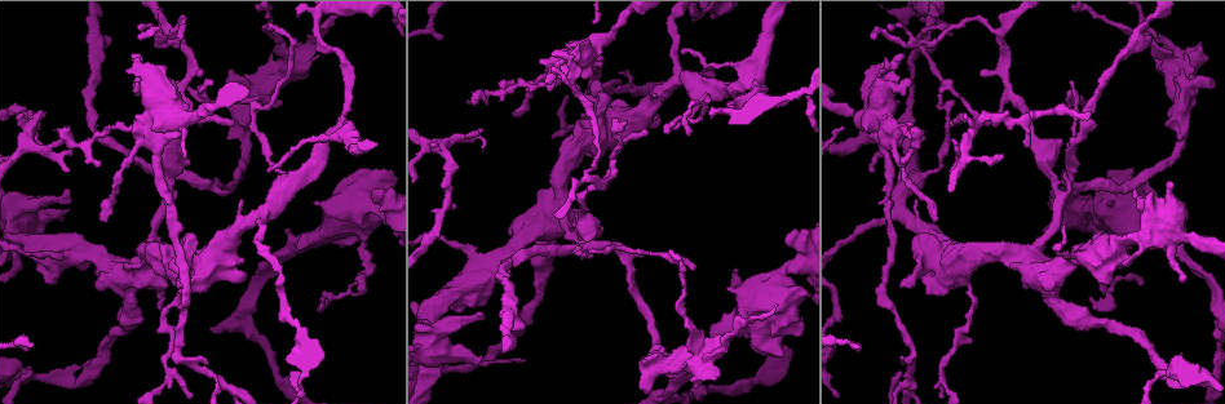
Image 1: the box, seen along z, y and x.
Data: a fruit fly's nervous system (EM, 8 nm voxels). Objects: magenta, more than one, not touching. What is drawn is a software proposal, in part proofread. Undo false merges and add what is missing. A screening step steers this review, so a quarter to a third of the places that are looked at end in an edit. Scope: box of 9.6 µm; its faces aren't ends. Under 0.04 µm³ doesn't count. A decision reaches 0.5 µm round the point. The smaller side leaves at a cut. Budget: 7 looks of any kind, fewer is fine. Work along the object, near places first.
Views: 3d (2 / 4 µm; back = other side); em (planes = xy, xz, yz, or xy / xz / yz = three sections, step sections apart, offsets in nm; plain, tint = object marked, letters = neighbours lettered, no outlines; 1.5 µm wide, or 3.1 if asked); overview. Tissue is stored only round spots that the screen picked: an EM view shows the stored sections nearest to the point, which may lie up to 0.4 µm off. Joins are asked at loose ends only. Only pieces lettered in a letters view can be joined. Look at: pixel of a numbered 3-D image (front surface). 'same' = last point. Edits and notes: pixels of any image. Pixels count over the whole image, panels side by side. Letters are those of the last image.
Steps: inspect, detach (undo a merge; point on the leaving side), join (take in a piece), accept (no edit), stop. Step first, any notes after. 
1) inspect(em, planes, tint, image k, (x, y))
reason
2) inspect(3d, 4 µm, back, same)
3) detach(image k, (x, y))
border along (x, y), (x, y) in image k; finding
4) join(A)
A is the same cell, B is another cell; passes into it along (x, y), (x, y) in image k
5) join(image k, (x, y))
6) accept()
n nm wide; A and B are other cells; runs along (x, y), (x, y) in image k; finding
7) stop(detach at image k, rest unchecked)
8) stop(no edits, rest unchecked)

inspect(3d, 2 µm, image 1, (732, 110))
abrupt turn

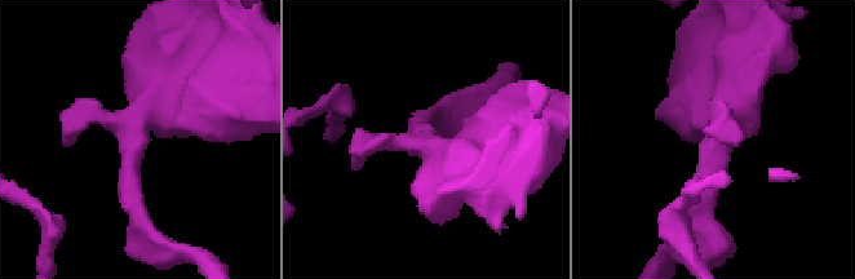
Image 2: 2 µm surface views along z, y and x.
inspect(em, planes, tint, image 2, (717, 152))
arms of 180, 400 nm; shape alone is not enough

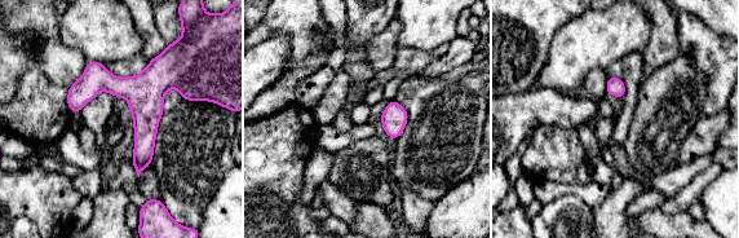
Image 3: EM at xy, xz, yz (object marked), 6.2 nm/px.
inspect(em, planes, letters, same)

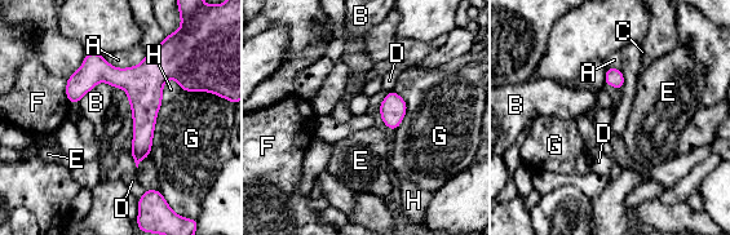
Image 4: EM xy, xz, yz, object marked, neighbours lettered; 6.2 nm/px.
accept()
160 nm wide; A, B, C, D, E, F, G and H are other cells; border along (181, 89), (209, 91), (233, 103) in image 4; continuous, no second cell

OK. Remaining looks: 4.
inspect(3d, 4 µm, image 1, (963, 283))
sharp bend

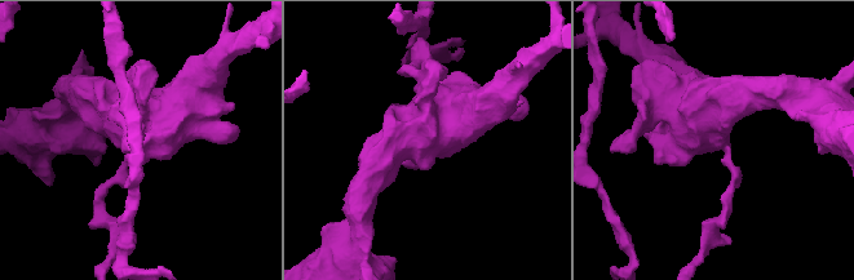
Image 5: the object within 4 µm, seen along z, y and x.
inspect(em, yz, step 4, tint, image 5, (722, 143))
need the tissue

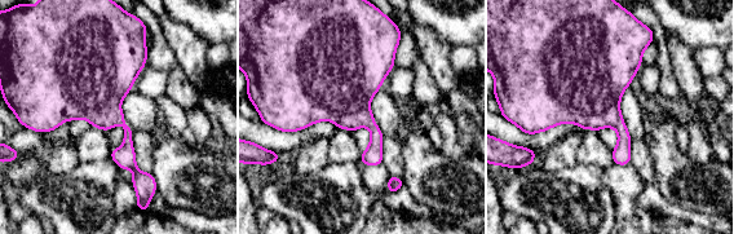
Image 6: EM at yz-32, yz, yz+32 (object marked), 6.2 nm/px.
inspect(em, xy, step 8, letters, same)

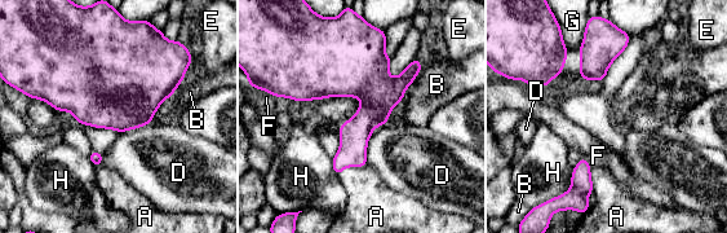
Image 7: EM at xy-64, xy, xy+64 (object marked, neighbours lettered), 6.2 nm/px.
accept()
B touches over 260 nm; A, B, D, E, F, G and H are other cells; border along (377, 126), (368, 140), (366, 165) in image 7; continuous, no second cell

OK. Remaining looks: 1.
stop(no edits, rest unchecked)

